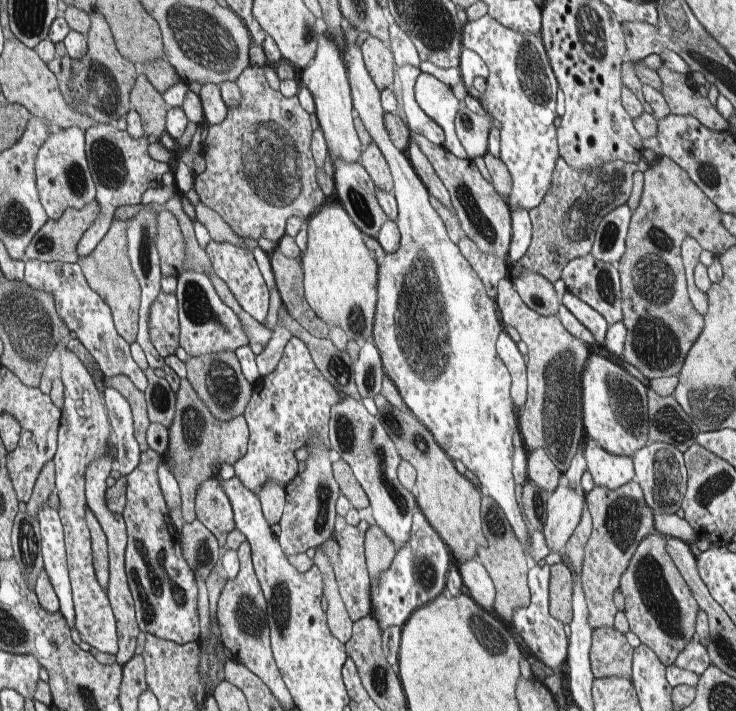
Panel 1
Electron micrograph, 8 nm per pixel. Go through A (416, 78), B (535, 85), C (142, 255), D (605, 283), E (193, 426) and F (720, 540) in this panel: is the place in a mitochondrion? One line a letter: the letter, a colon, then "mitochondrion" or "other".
A: other
B: mitochondrion
C: mitochondrion
D: mitochondrion
E: mitochondrion
F: other

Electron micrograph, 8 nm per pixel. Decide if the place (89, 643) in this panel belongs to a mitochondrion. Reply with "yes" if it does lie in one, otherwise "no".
no

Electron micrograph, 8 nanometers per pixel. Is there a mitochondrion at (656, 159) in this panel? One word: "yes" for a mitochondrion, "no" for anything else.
no

